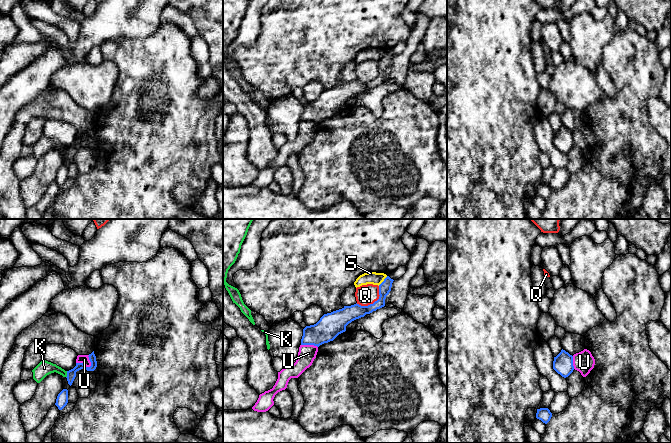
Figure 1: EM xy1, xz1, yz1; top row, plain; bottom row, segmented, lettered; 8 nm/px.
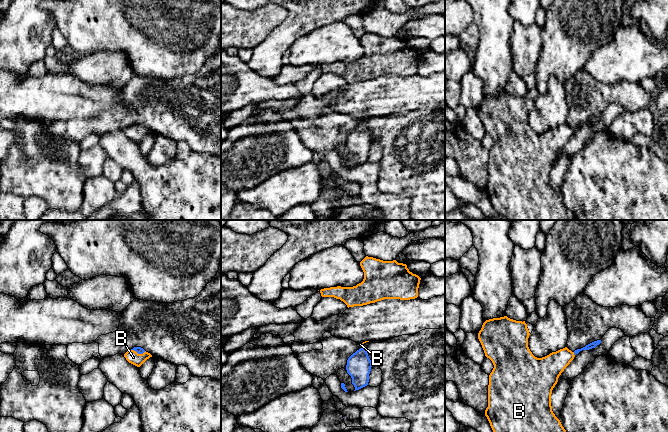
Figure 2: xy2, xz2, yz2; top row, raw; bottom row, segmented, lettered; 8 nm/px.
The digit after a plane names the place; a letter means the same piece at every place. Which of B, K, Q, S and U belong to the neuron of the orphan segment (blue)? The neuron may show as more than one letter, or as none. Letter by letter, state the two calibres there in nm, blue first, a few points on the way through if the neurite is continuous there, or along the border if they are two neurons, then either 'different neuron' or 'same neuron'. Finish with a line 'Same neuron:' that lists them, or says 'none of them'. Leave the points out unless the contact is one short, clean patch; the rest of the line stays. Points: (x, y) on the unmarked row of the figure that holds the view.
B: 60/100 nm | across xy2 (139, 126), (138, 129), (133, 133) | same neuron
K: 80/120 nm | along xy1 (67, 147), (66, 153) | different neuron
Q: 140/160 nm | different neuron
S: 100/100 nm | along xz1 (387, 52), (378, 61) | different neuron
U: 80/70 nm | along xy1 (89, 131), (89, 142), (76, 139) | different neuron
Same neuron: B

